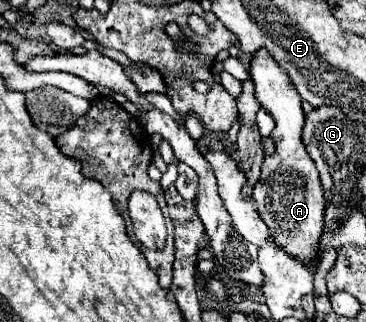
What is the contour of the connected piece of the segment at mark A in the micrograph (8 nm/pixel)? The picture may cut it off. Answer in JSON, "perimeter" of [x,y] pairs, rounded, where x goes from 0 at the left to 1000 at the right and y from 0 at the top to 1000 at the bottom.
{"perimeter":[[[710,152],[710,165],[689,171],[683,245],[699,276],[699,307],[754,376],[754,394],[738,419],[754,444],[754,475],[743,488],[727,488],[716,506],[716,543],[689,606],[699,624],[699,649],[710,649],[710,674],[732,699],[743,748],[754,748],[754,761],[770,761],[770,773],[787,792],[803,792],[814,811],[858,823],[858,804],[874,780],[891,618],[863,512],[825,444],[825,394],[836,376],[825,307],[787,227],[776,227],[776,214],[754,202],[749,177],[727,152]]]}

